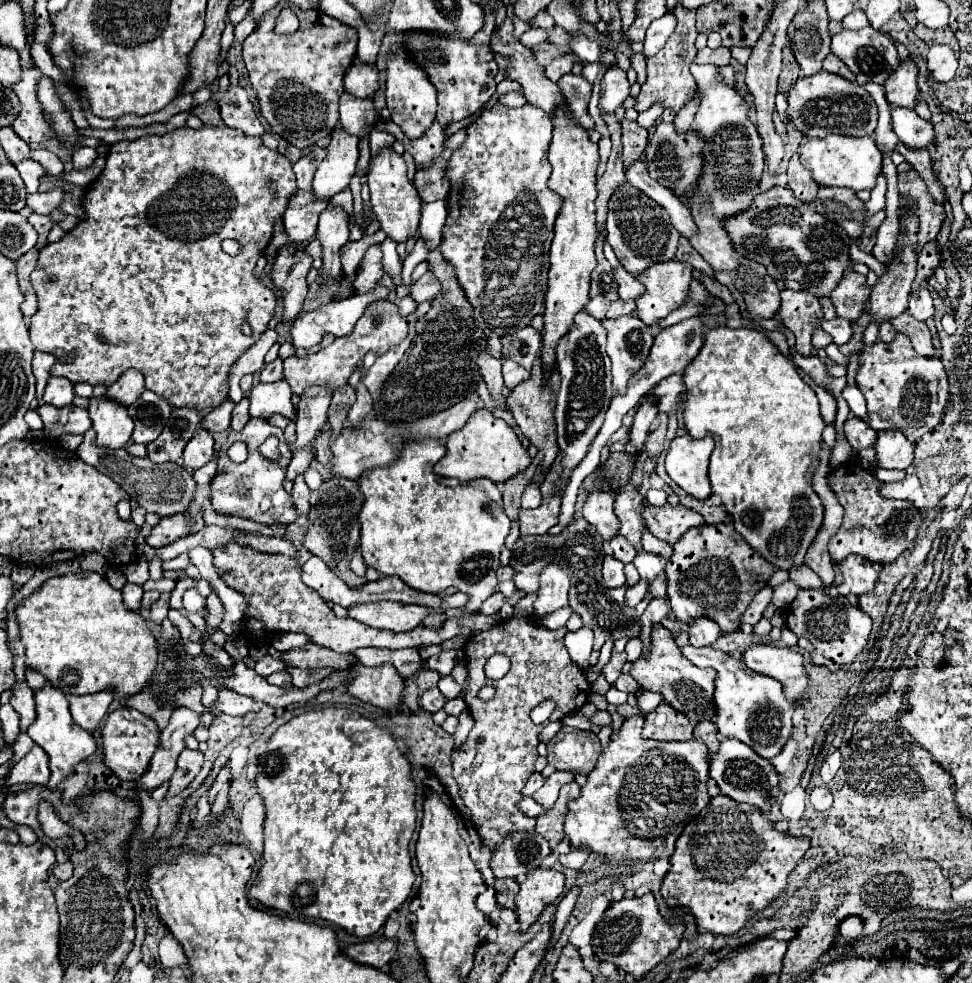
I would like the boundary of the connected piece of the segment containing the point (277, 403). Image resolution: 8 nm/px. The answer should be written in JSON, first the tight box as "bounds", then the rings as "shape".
{"bounds":[248,379,296,421],"shape":[[[284,379],[276,383],[260,383],[248,395],[250,417],[270,419],[270,415],[280,413],[290,421],[296,421],[296,407],[292,405],[290,397],[292,397],[290,385]]]}

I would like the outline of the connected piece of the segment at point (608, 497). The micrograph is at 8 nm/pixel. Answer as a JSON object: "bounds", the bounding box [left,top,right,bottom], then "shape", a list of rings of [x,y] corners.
{"bounds":[584,491,618,541],"shape":[[[592,491],[584,503],[584,519],[596,527],[604,541],[610,541],[618,533],[618,521],[612,509],[612,493]]]}

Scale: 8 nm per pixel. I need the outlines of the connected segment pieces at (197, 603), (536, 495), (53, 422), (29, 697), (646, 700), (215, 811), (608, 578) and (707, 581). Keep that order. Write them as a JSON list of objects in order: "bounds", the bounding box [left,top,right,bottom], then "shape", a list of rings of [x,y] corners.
[{"bounds":[184,589,208,617],"shape":[[[190,589],[190,591],[186,591],[184,593],[184,609],[188,611],[188,613],[196,613],[196,615],[200,615],[200,617],[208,617],[208,607],[206,607],[206,601],[204,601],[204,597],[196,591],[196,589]]]},{"bounds":[522,487,542,509],"shape":[[[526,487],[524,495],[522,495],[522,507],[524,509],[534,509],[542,503],[542,495],[540,495],[540,489],[538,487]]]},{"bounds":[36,403,92,439],"shape":[[[44,403],[36,411],[44,421],[42,431],[48,439],[58,439],[64,433],[86,433],[92,427],[88,411],[76,405],[54,407]]]},{"bounds":[10,683,36,729],"shape":[[[14,683],[12,685],[12,697],[10,705],[20,715],[20,727],[28,729],[32,721],[36,719],[36,707],[34,707],[34,691],[26,683]]]},{"bounds":[636,689,664,713],"shape":[[[641,689],[636,694],[639,707],[646,713],[653,712],[658,705],[664,700],[660,693],[654,693]]]},{"bounds":[208,763,230,817],"shape":[[[228,763],[220,769],[218,777],[214,779],[208,797],[210,797],[210,805],[212,805],[212,815],[220,817],[224,813],[224,805],[228,801],[228,789],[230,789],[230,771],[228,771]]]},{"bounds":[604,555,626,589],"shape":[[[606,555],[604,557],[604,583],[606,583],[606,587],[610,587],[610,589],[622,587],[624,581],[626,581],[624,563],[614,559],[612,555]]]},{"bounds":[666,523,774,633],"shape":[[[732,523],[692,527],[674,543],[674,553],[666,563],[668,601],[678,621],[692,623],[694,617],[712,617],[724,633],[740,627],[740,615],[748,599],[768,585],[774,565],[754,551]]]}]

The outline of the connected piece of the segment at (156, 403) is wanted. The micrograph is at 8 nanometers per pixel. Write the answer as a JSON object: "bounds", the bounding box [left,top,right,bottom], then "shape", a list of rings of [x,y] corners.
{"bounds":[128,391,172,445],"shape":[[[144,391],[142,397],[128,407],[128,413],[134,421],[132,441],[148,445],[162,433],[164,423],[172,413],[172,407],[166,399],[158,397],[156,393]]]}

